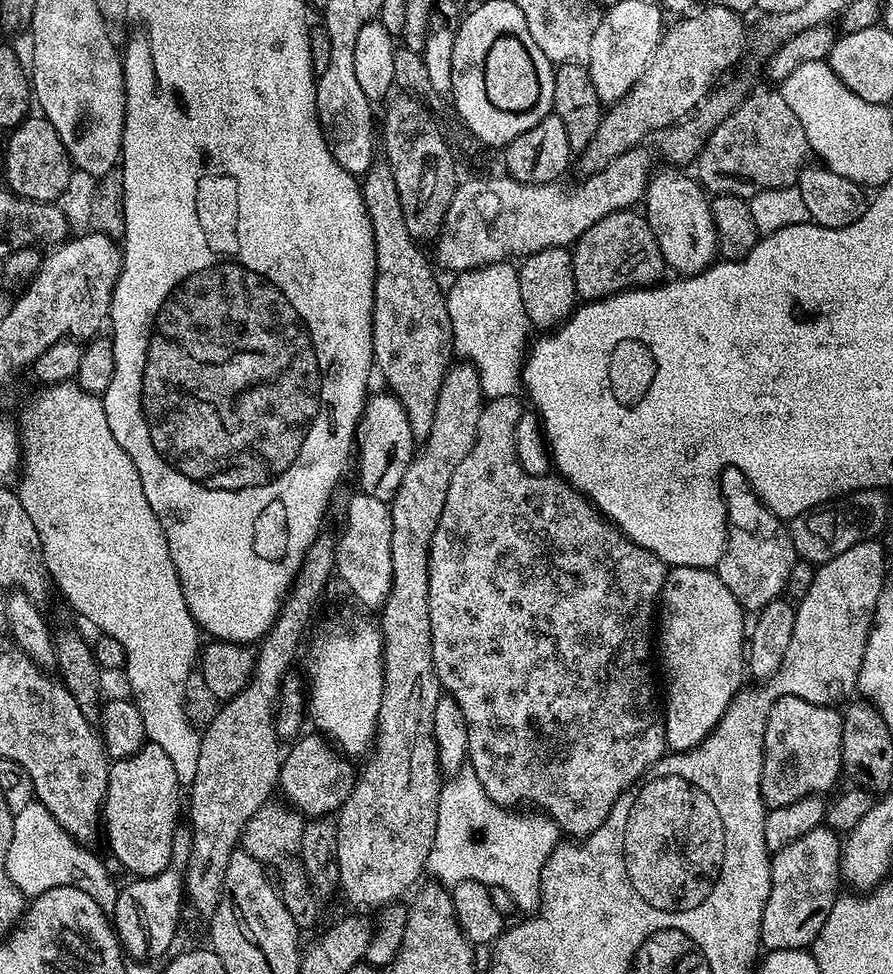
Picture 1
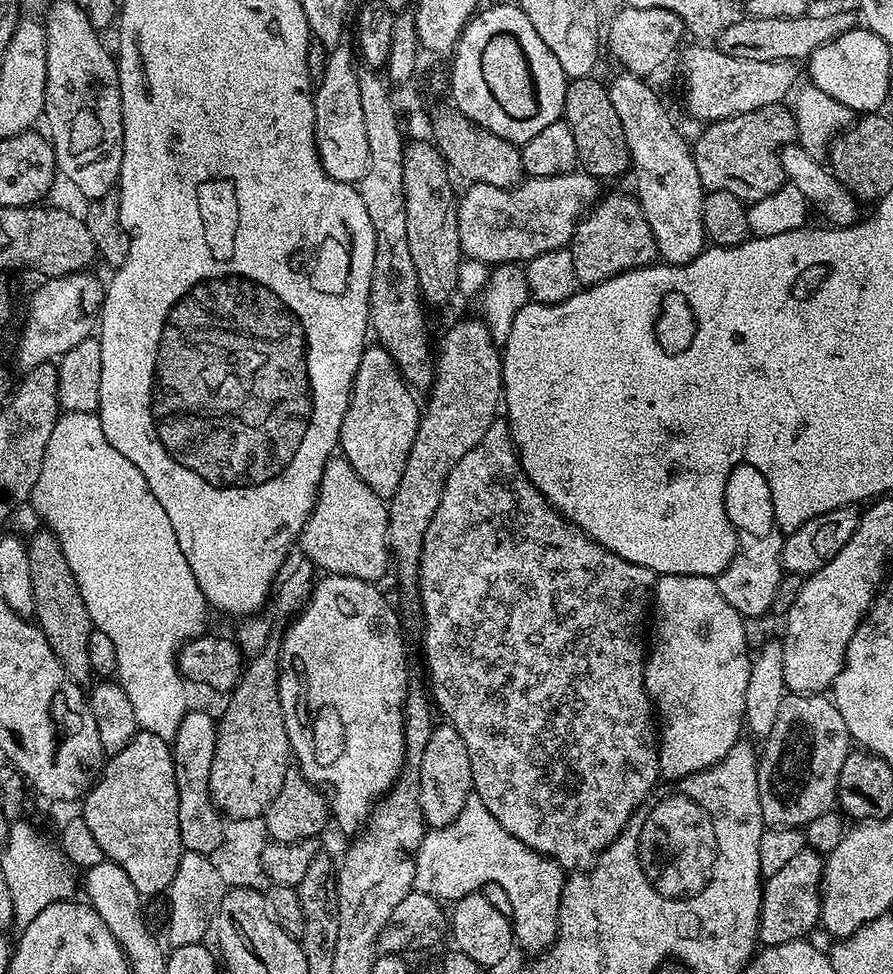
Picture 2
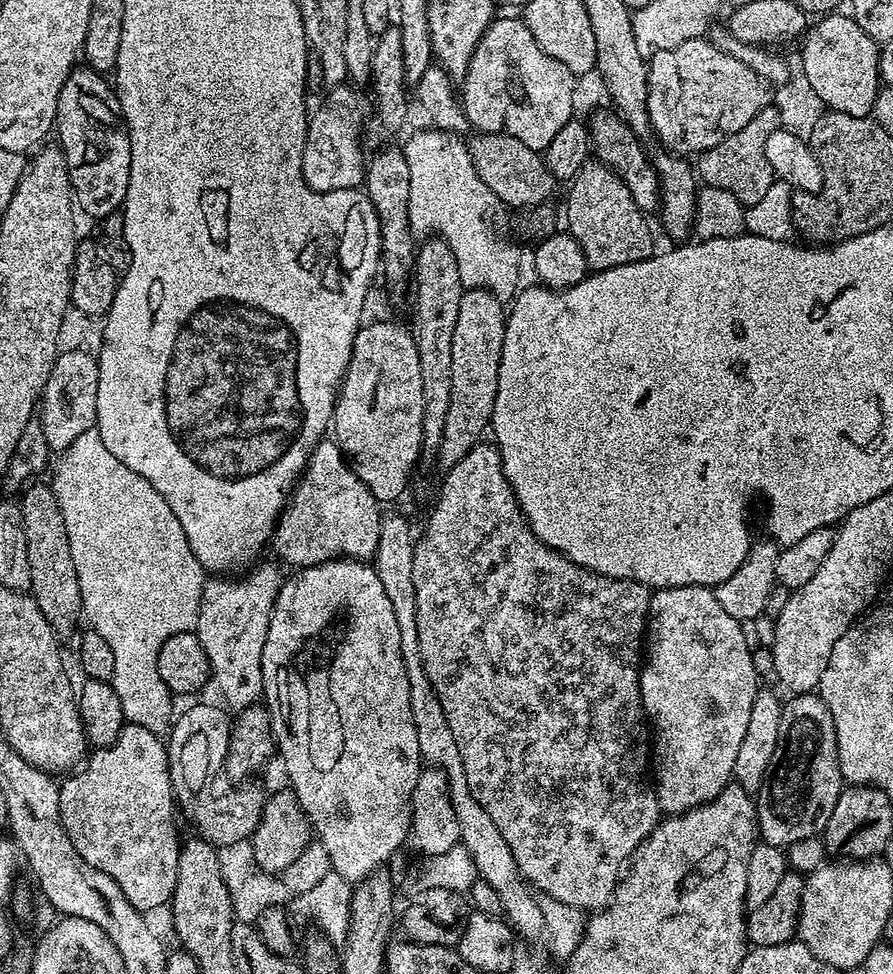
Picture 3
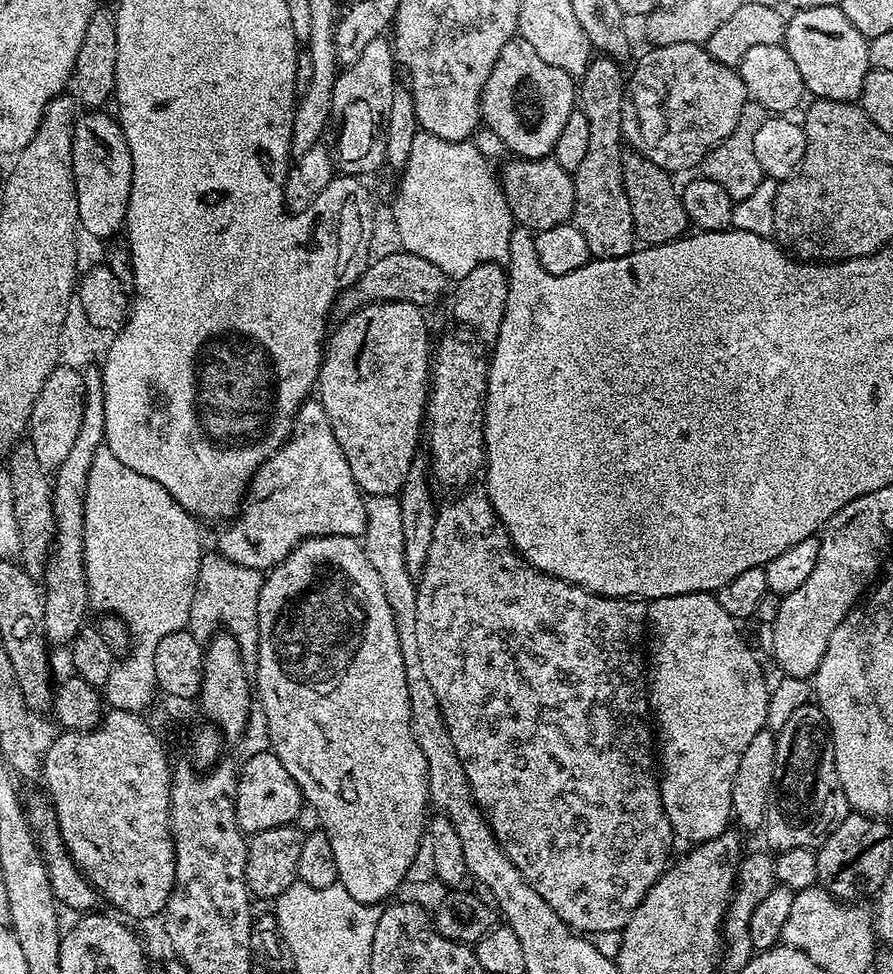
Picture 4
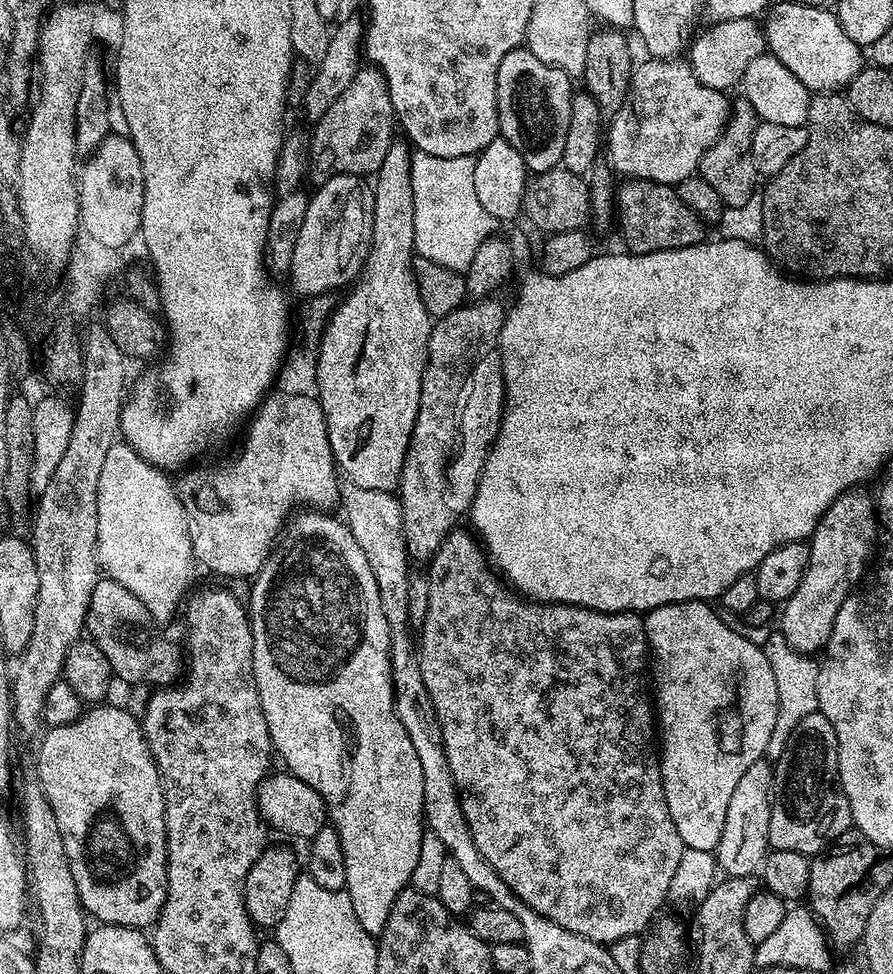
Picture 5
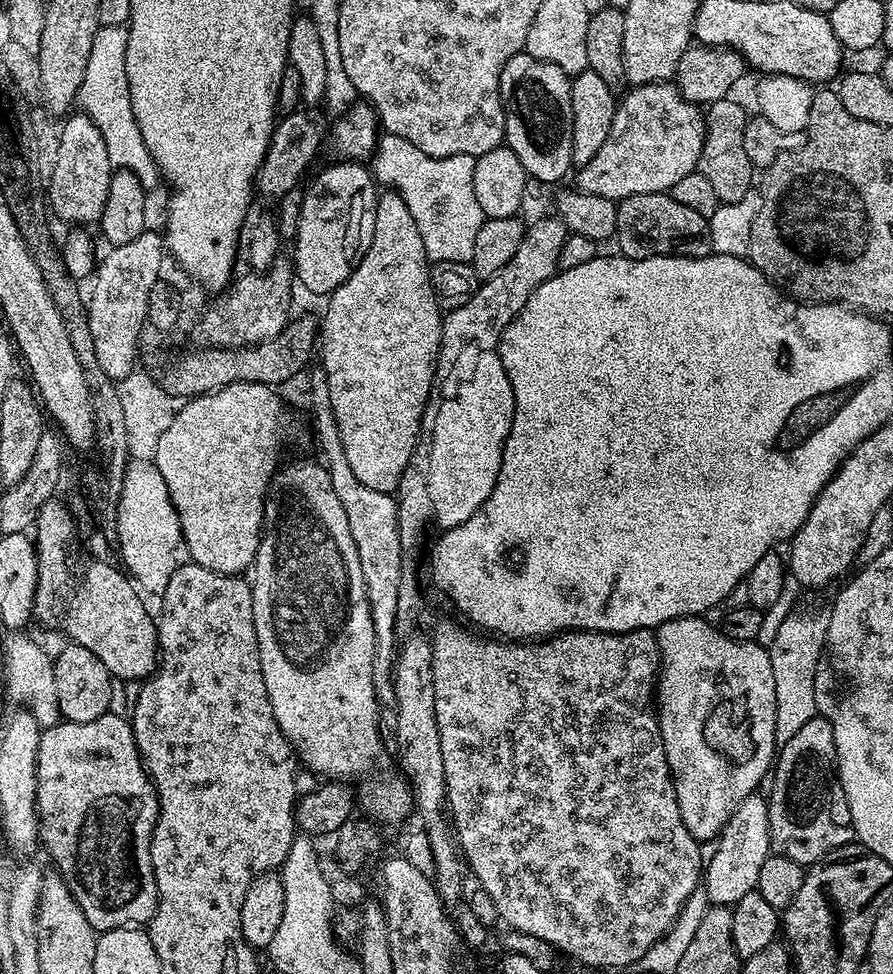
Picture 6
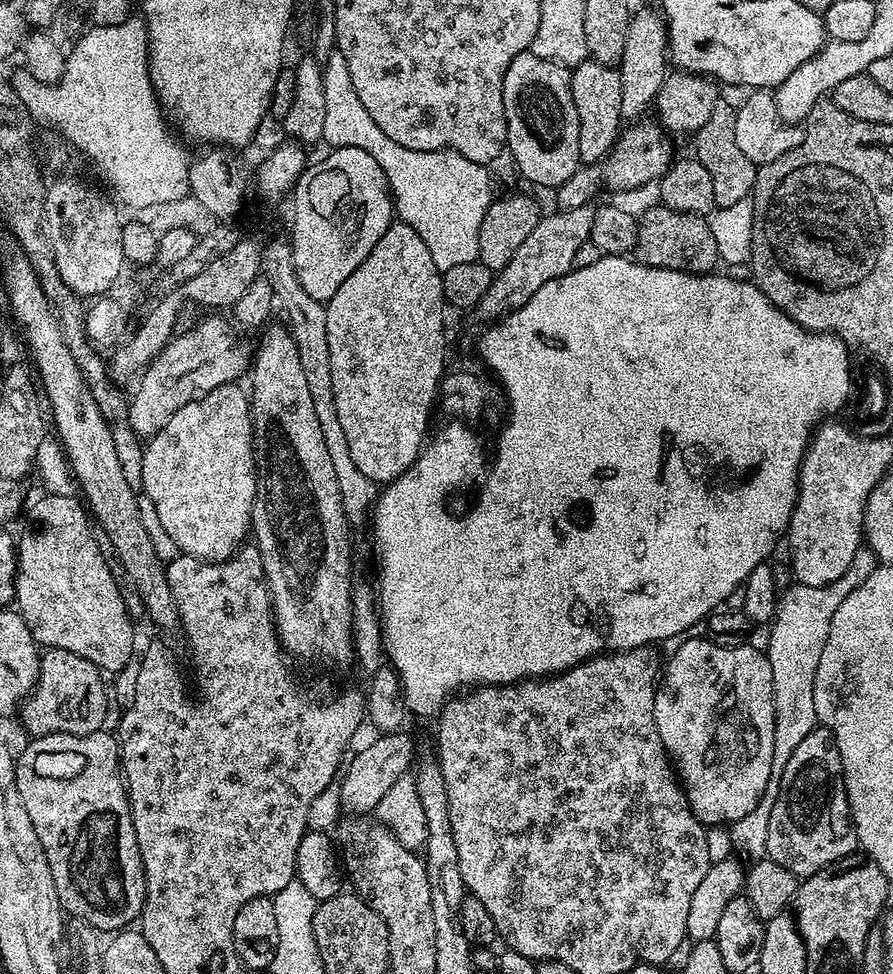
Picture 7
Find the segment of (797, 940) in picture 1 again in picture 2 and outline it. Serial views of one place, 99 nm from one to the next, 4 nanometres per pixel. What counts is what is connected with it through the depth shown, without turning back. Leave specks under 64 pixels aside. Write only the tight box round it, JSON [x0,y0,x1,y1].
[758,850,824,945]

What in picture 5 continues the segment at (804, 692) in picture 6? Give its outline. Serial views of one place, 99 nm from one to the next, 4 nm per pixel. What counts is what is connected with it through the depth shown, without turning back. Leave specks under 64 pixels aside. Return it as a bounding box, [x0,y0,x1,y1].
[762,630,820,762]

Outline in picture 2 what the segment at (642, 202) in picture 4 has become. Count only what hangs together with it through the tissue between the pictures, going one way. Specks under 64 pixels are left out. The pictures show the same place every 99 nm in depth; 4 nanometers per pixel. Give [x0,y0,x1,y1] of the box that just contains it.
[563,75,632,178]

